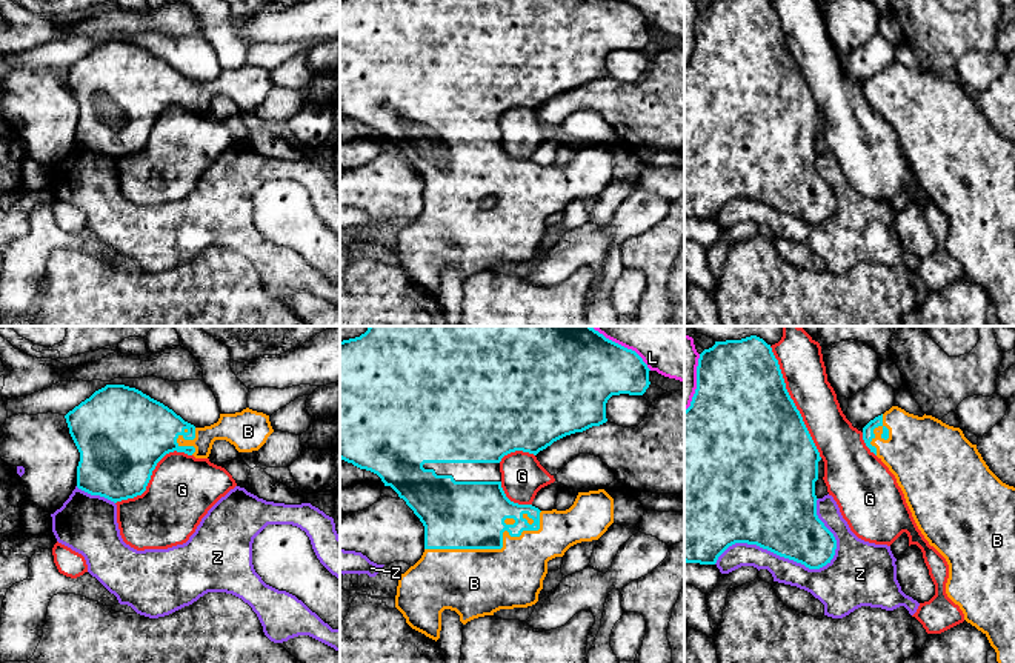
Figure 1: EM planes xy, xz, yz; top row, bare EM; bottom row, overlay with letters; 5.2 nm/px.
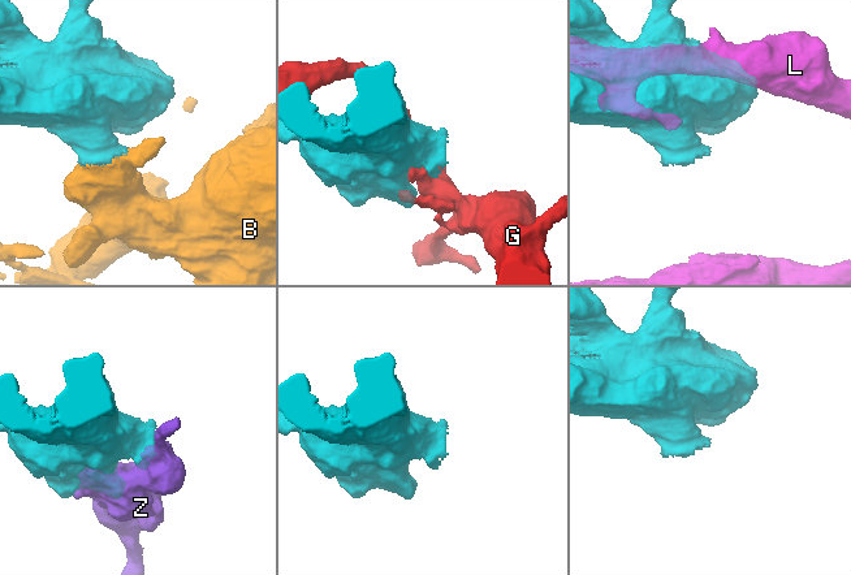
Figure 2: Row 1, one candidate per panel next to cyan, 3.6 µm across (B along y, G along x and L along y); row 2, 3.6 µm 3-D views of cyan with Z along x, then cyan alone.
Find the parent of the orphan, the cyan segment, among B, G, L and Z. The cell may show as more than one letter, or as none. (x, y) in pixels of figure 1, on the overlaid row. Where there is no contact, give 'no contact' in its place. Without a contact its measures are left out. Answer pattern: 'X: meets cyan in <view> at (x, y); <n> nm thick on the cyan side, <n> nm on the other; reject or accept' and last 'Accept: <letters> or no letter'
B: meets cyan in xz at (495, 548); 360 nm thick on the cyan side, 360 nm on the other; accept
G: meets cyan in yz at (792, 402); 500 nm thick on the cyan side, 240 nm on the other; reject
L: meets cyan in xz at (623, 346); 420 nm thick on the cyan side, 420 nm on the other; reject
Z: meets cyan in yz at (780, 556); 440 nm thick on the cyan side, 140 nm on the other; reject
Accept: B

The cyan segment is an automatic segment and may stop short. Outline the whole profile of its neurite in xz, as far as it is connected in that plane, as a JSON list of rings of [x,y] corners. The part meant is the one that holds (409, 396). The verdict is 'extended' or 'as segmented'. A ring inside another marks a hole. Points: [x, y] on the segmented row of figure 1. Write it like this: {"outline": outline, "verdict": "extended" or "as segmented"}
{"outline": [[[369,326],[360,337],[340,341],[340,458],[377,474],[384,486],[391,486],[406,501],[424,526],[424,552],[400,575],[395,595],[395,608],[412,629],[437,641],[444,609],[455,611],[460,621],[466,625],[474,618],[494,615],[500,609],[535,605],[547,574],[547,561],[563,557],[577,543],[598,540],[607,531],[614,523],[614,498],[604,489],[578,492],[574,505],[566,511],[540,511],[506,497],[501,488],[500,461],[515,451],[537,455],[566,435],[606,423],[607,400],[620,394],[643,395],[651,385],[649,371],[635,351],[606,338],[592,326]]], "verdict": "extended"}

